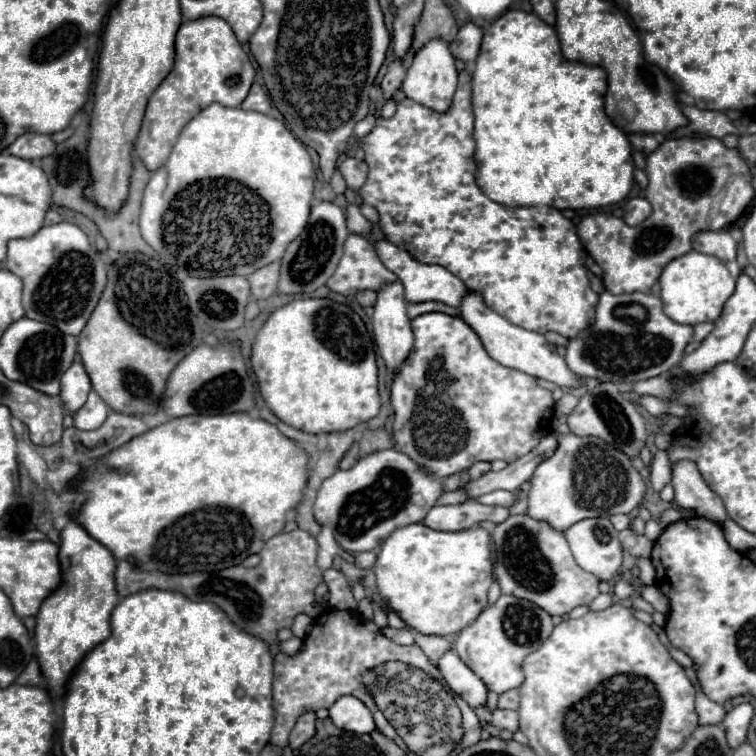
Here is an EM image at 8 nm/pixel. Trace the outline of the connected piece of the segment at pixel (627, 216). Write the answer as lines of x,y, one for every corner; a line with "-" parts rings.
631,198
623,208
623,220
629,226
639,226
651,214
651,204
645,198

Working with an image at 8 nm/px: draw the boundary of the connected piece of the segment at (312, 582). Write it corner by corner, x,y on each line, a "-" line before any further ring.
293,530
287,534
277,534
265,542
261,562
255,568
231,566
215,574
157,574
157,572
139,572
129,562
119,562
115,568
115,586
121,598
137,594
147,588
179,592
193,602
213,602
217,604
231,622
243,632
265,640
267,644
277,642
277,632
289,628
297,614
309,614
317,618
323,612
323,606
315,598
315,590
321,584
321,572
315,564
317,540
305,530

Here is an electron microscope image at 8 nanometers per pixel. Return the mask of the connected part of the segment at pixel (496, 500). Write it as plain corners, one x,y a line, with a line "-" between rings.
495,490
489,494
483,494
477,498
481,504
489,504
489,506
505,506
511,508
515,504
515,494
507,492
507,490

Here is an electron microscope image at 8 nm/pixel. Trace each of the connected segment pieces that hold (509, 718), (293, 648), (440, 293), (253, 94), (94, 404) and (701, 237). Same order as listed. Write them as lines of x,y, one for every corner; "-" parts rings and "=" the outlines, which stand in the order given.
495,710
493,712
493,726
499,730
517,732
519,730
519,714
515,710
=
291,638
291,640
285,640
285,642
281,642
279,644
279,650
283,652
283,654
287,654
287,656
293,656
293,654
297,654
297,650
303,646
303,640
301,638
=
381,240
375,244
375,250
377,250
377,256
381,258
381,262
393,272
397,274
399,282
405,286
405,300
407,302
427,302
427,300
437,300
437,302
443,302
443,304
449,304
449,306
459,306
463,296
467,294
467,288
465,284
453,276
449,270
445,270
443,266
433,266
433,264
421,264
417,262
413,256
409,256
409,252
405,252
403,248
387,242
387,240
=
253,84
249,96
243,100
241,104
243,110
255,110
255,112
261,112
261,114
267,114
269,108
271,108
271,100
267,96
267,92
259,86
259,84
=
89,392
87,404
81,410
77,410
77,414
75,414
75,428
79,428
79,430
95,430
107,420
109,412
111,412
109,406
99,398
99,394
=
701,232
693,236
693,248
701,254
709,254
719,258
721,262
729,262
737,258
737,242
725,232

